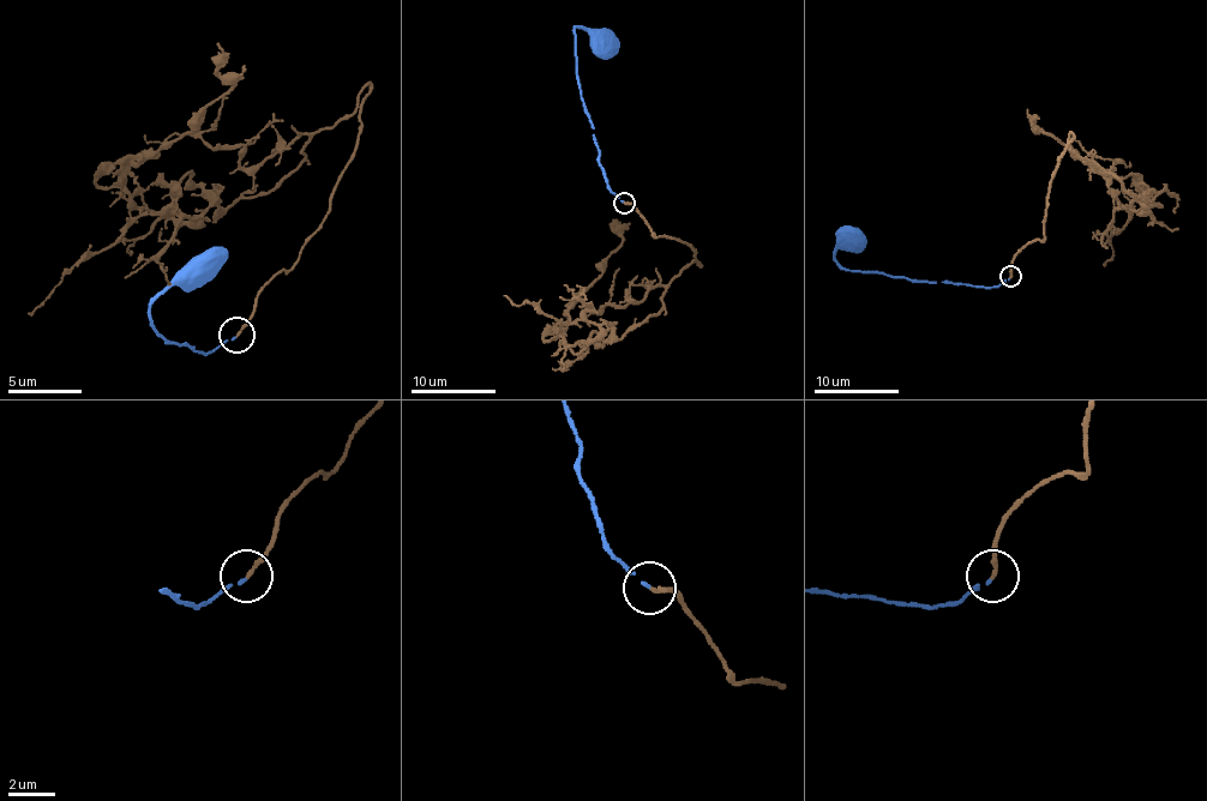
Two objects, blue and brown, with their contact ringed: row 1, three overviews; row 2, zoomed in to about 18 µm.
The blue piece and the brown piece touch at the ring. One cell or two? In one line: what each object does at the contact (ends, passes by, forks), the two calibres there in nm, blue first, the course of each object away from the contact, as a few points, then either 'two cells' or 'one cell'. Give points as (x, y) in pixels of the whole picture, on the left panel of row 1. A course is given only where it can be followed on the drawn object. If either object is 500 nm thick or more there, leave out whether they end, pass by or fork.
blue ends | brown ends | 100/190 nm | blue via (235, 336), (199, 354), (184, 343), (169, 343), (151, 324), (151, 306), (173, 284), (206, 273), (228, 251) | brown via (235, 336), (320, 226), (361, 115), (272, 188), (151, 210), (125, 167), (232, 85), (217, 42) | one cell

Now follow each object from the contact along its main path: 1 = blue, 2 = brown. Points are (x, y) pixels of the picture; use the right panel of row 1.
1: (1010, 277), (994, 288), (976, 288), (968, 283), (918, 281), (846, 271), (834, 252), (853, 229)
2: (1010, 277), (1045, 238), (1070, 149), (1146, 203), (1133, 210), (1160, 205), (1028, 108)

